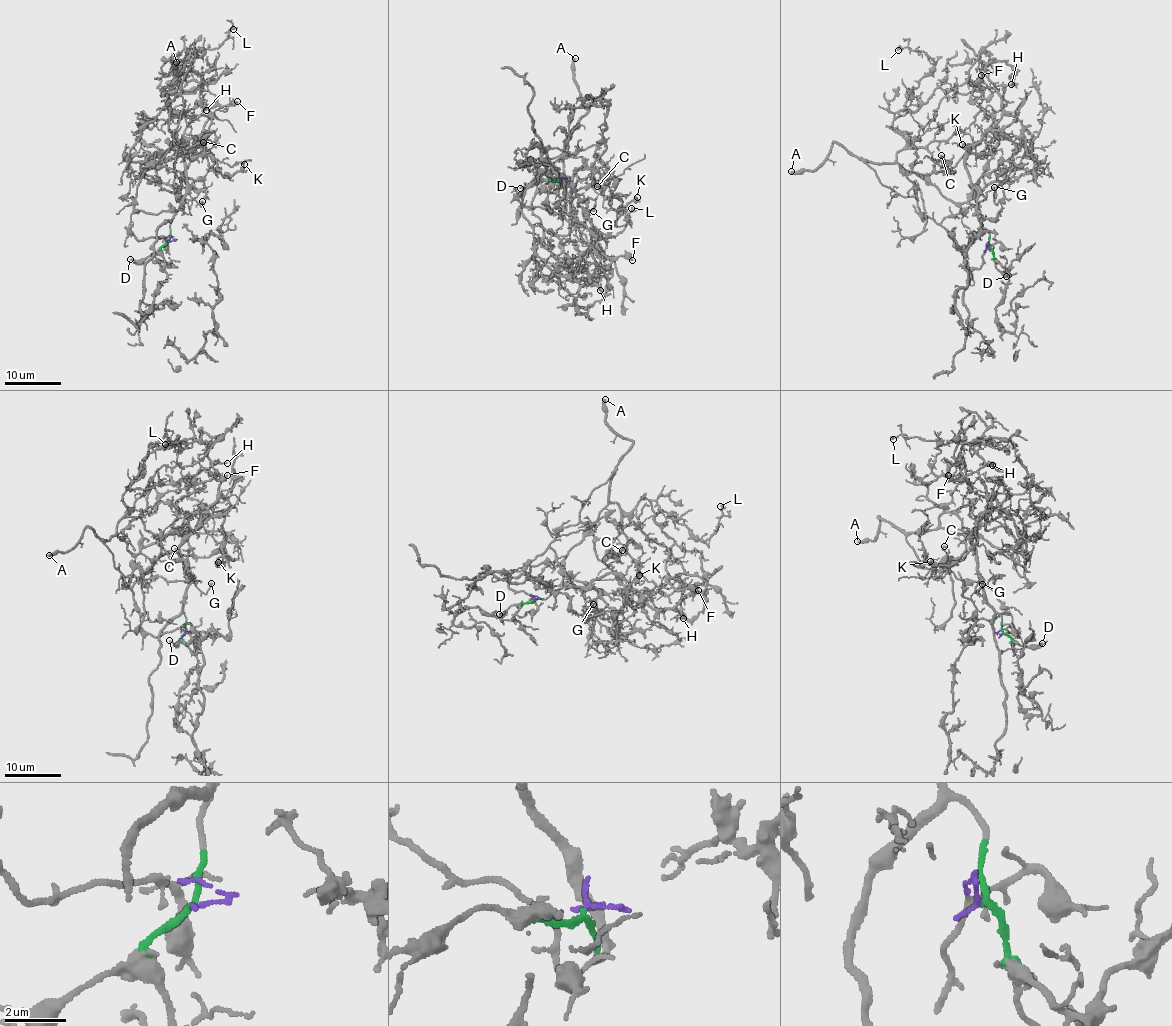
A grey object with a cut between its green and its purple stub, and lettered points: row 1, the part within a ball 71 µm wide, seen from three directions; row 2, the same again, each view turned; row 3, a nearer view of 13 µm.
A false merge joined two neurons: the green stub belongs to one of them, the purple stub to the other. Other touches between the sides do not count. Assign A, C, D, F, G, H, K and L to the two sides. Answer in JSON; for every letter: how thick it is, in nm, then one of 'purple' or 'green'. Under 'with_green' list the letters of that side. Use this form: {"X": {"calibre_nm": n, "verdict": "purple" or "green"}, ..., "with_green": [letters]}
{"A": {"calibre_nm": 320, "verdict": "purple"}, "C": {"calibre_nm": 160, "verdict": "purple"}, "D": {"calibre_nm": 140, "verdict": "green"}, "F": {"calibre_nm": 320, "verdict": "green"}, "G": {"calibre_nm": 130, "verdict": "green"}, "H": {"calibre_nm": 110, "verdict": "green"}, "K": {"calibre_nm": 150, "verdict": "green"}, "L": {"calibre_nm": 120, "verdict": "purple"}, "with_green": ["D", "F", "G", "H", "K"]}

